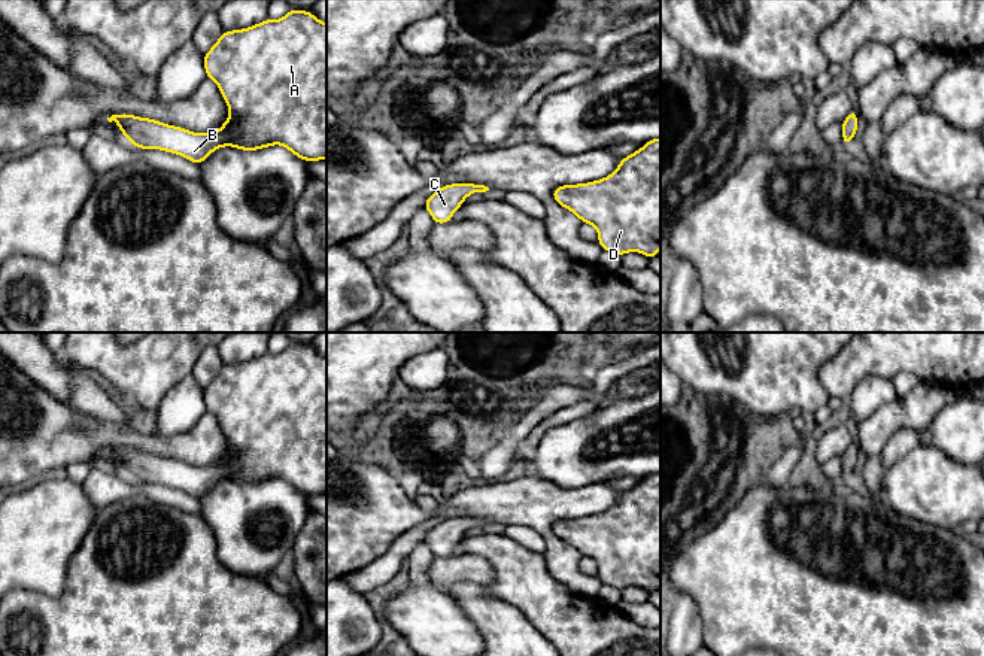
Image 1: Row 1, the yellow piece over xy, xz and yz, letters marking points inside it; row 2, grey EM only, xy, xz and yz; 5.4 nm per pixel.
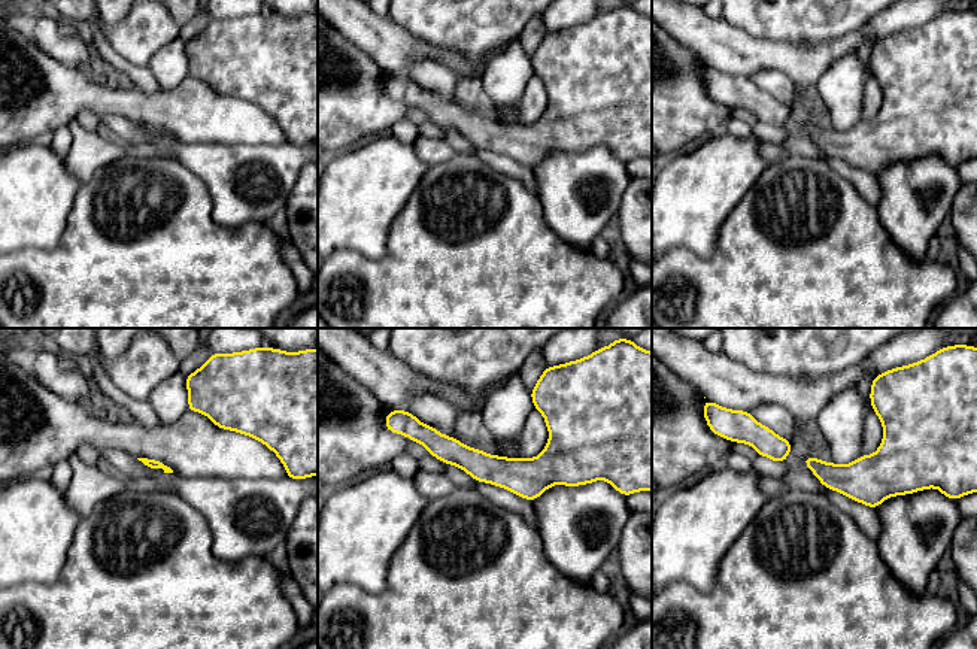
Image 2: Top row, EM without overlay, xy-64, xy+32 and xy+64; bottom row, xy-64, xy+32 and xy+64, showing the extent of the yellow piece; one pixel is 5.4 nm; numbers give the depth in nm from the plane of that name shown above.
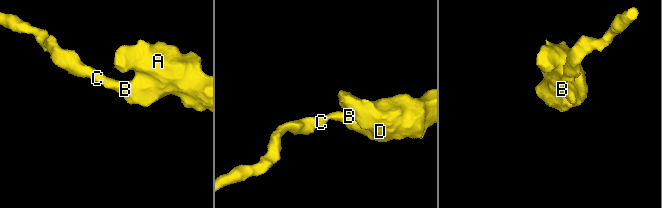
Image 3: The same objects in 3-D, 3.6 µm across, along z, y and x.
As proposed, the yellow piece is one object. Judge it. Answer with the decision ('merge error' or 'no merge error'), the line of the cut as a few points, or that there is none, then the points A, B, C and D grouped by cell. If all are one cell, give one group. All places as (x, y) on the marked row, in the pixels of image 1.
no merge error | no cut | A B C D

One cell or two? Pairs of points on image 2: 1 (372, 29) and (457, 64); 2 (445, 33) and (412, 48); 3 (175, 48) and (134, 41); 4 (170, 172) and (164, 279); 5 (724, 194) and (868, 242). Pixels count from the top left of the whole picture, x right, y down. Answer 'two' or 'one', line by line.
1: one
2: two
3: two
4: one
5: two

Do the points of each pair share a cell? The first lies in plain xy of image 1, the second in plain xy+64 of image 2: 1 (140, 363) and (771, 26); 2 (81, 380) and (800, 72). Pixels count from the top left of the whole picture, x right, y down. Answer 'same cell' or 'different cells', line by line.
1: same cell
2: different cells

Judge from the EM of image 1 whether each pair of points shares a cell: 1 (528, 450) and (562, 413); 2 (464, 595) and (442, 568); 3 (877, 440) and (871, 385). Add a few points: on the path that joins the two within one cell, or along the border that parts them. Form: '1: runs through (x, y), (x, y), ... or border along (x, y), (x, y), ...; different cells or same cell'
1: runs through (531, 440), (552, 421); same cell
2: border along (485, 585), (462, 582), (443, 591); different cells
3: border along (899, 398), (878, 406), (865, 418), (856, 419); different cells

